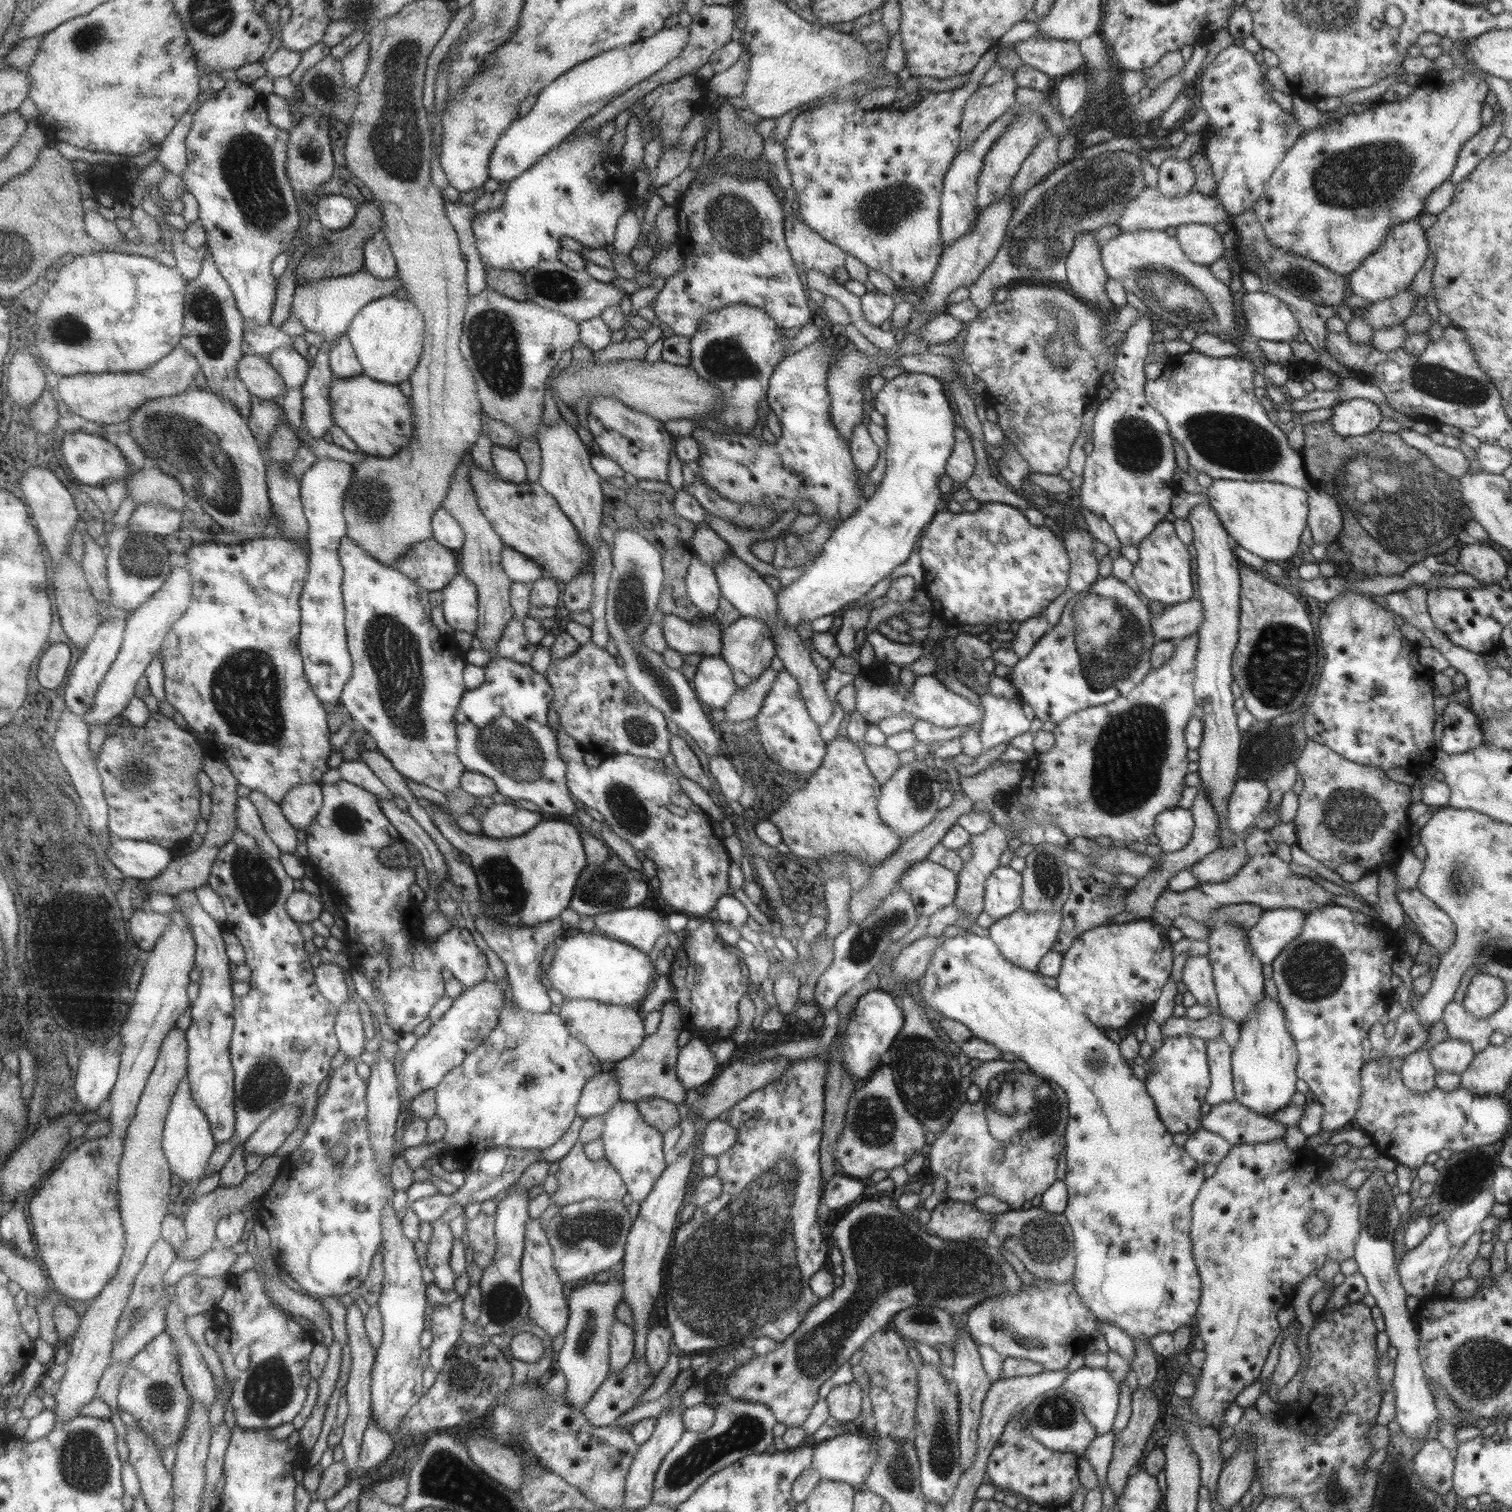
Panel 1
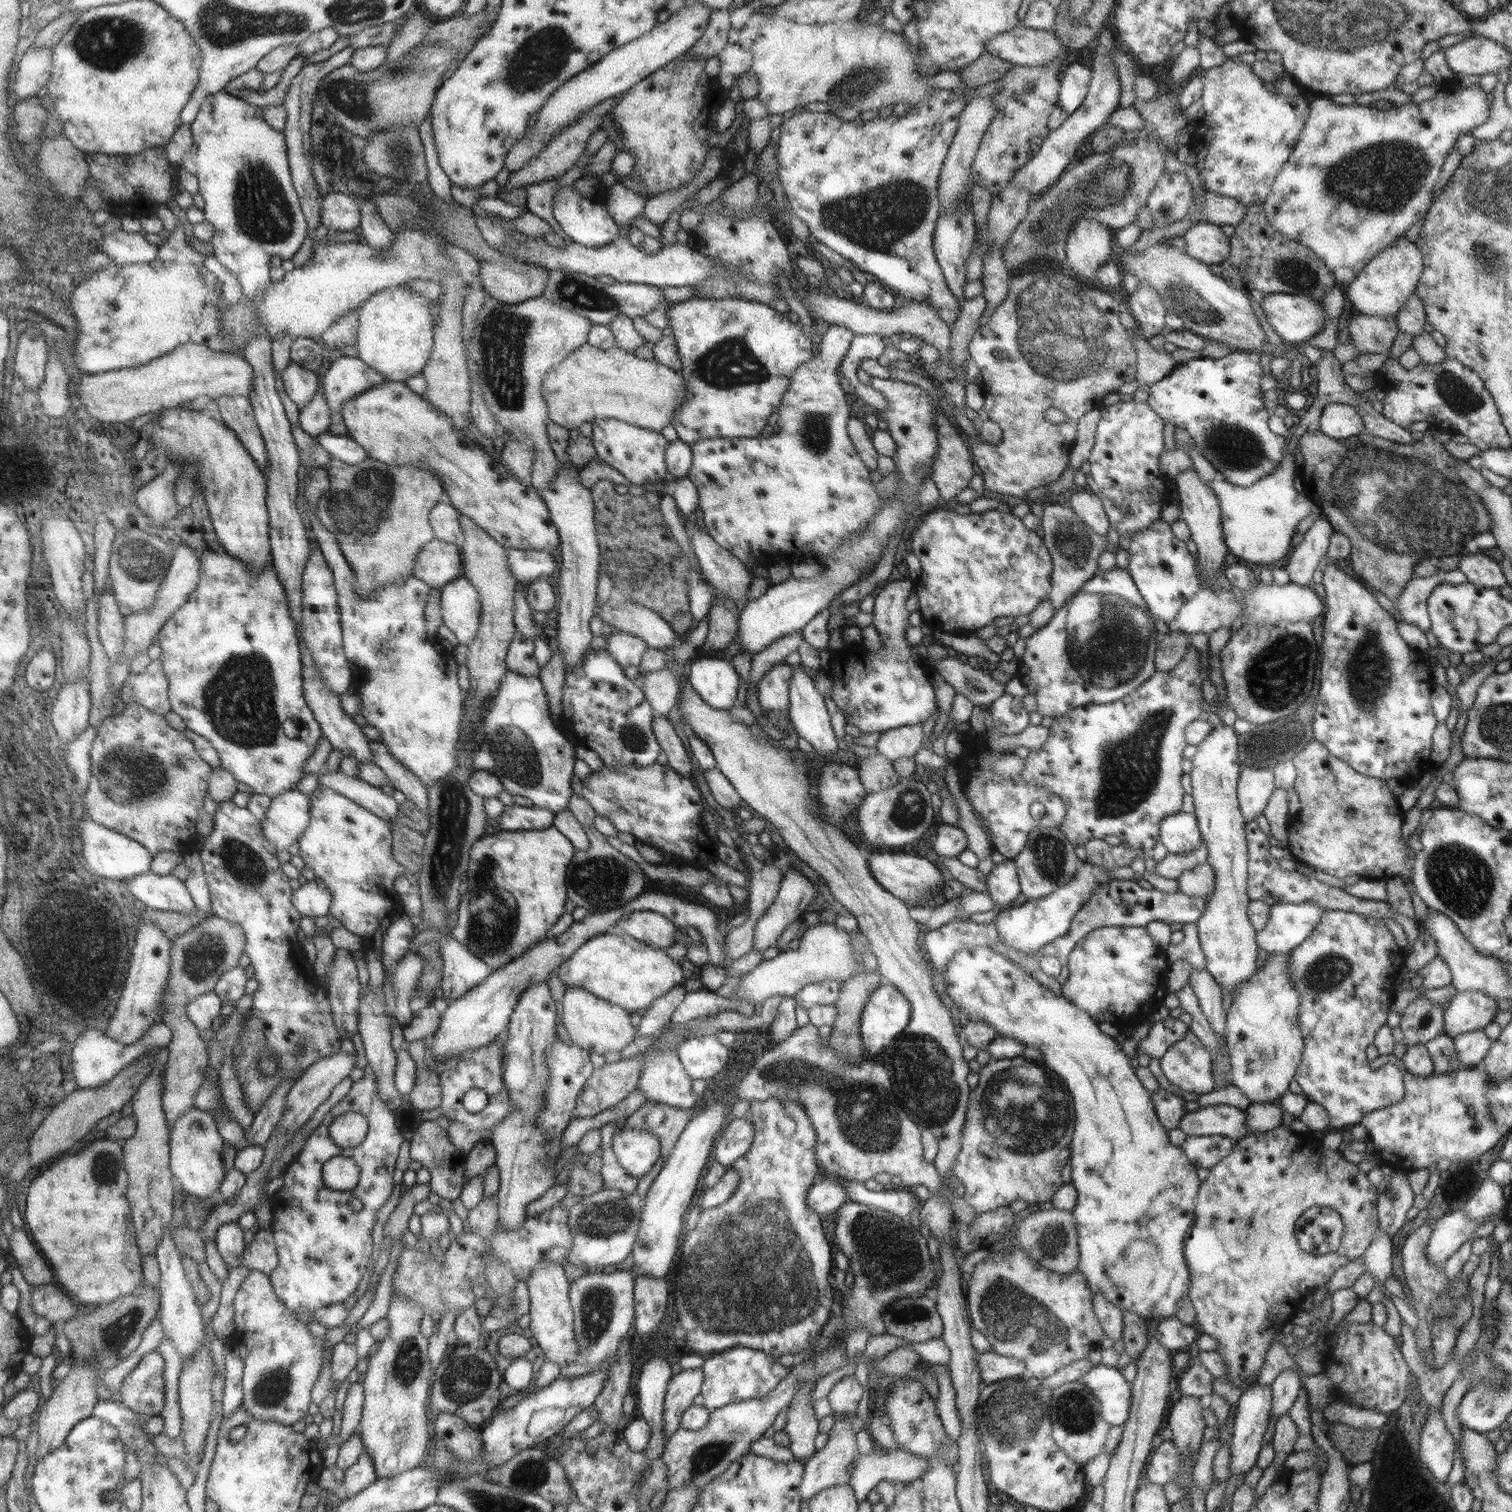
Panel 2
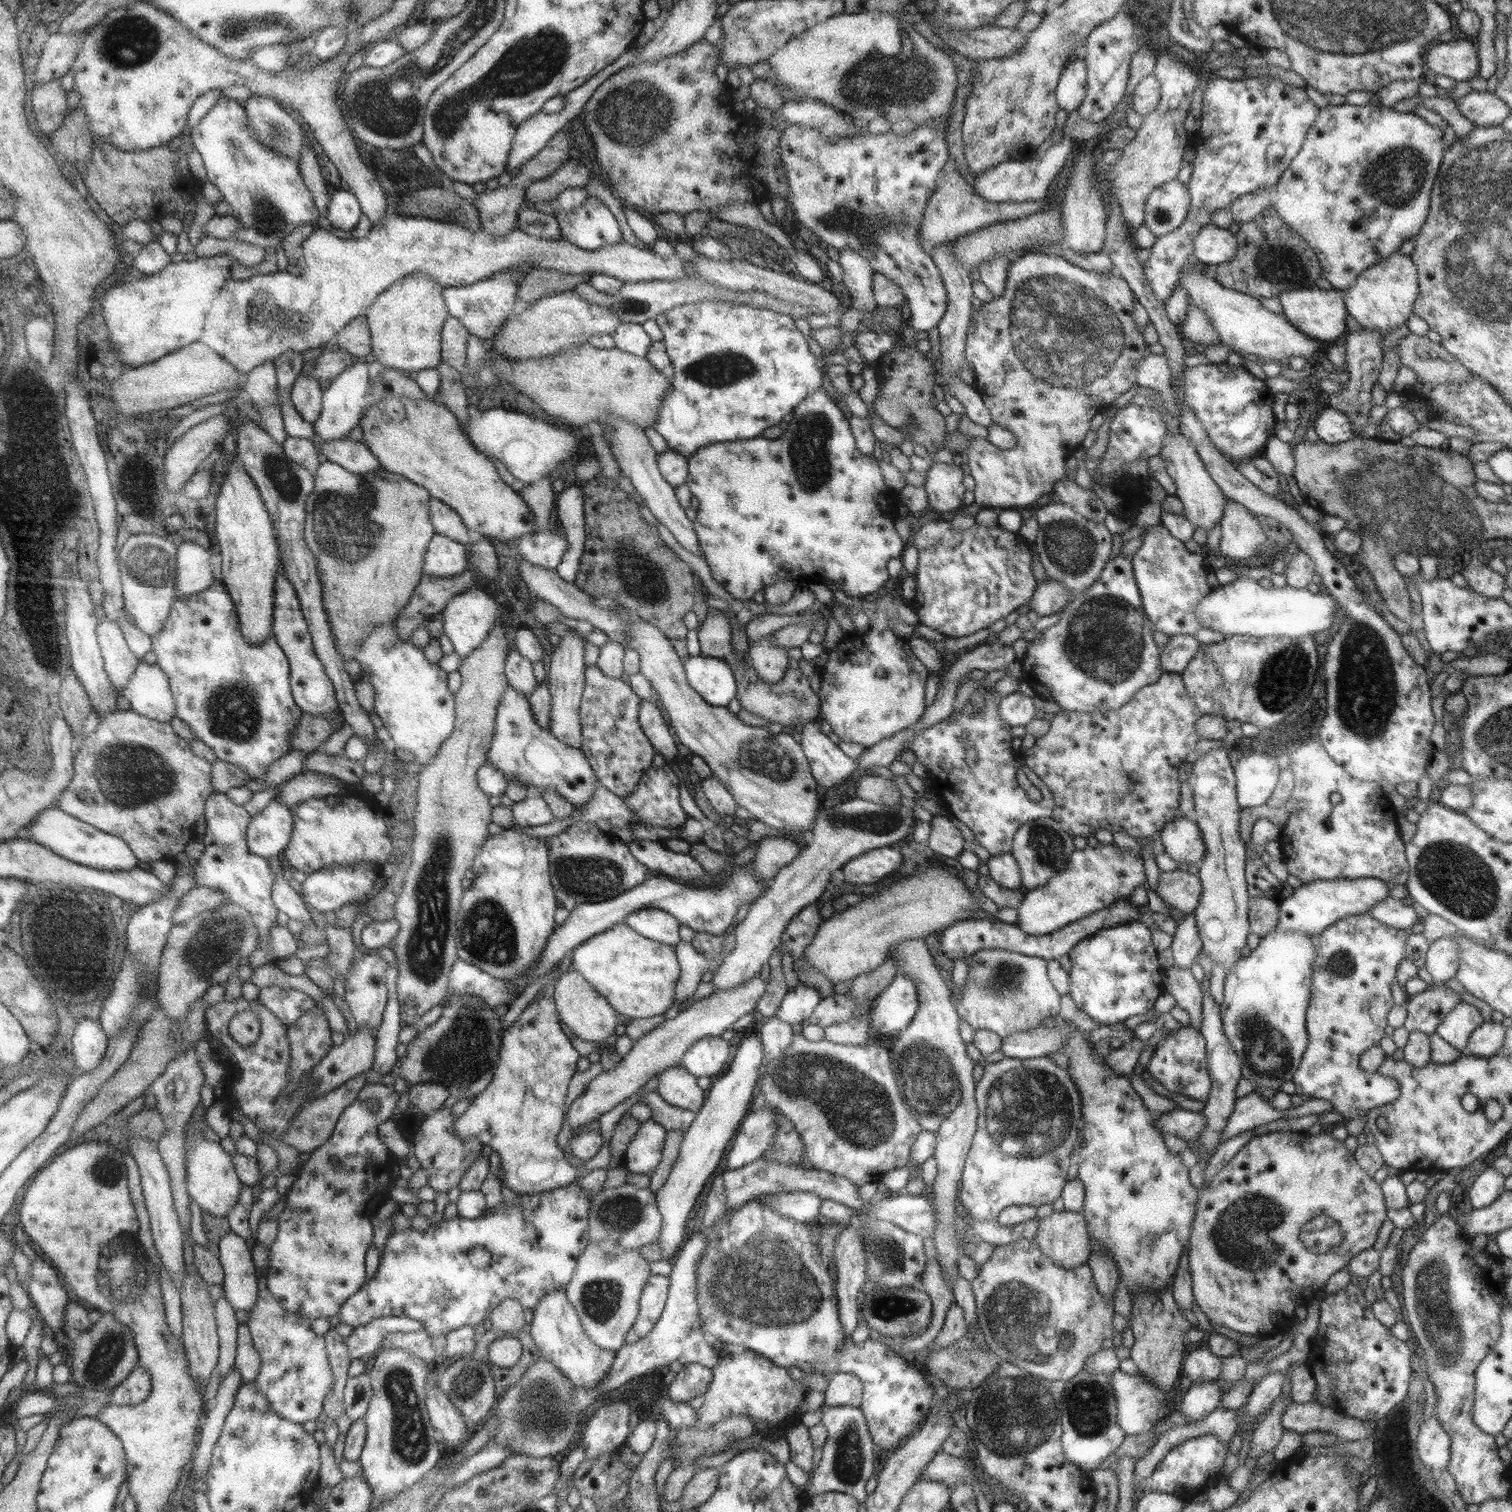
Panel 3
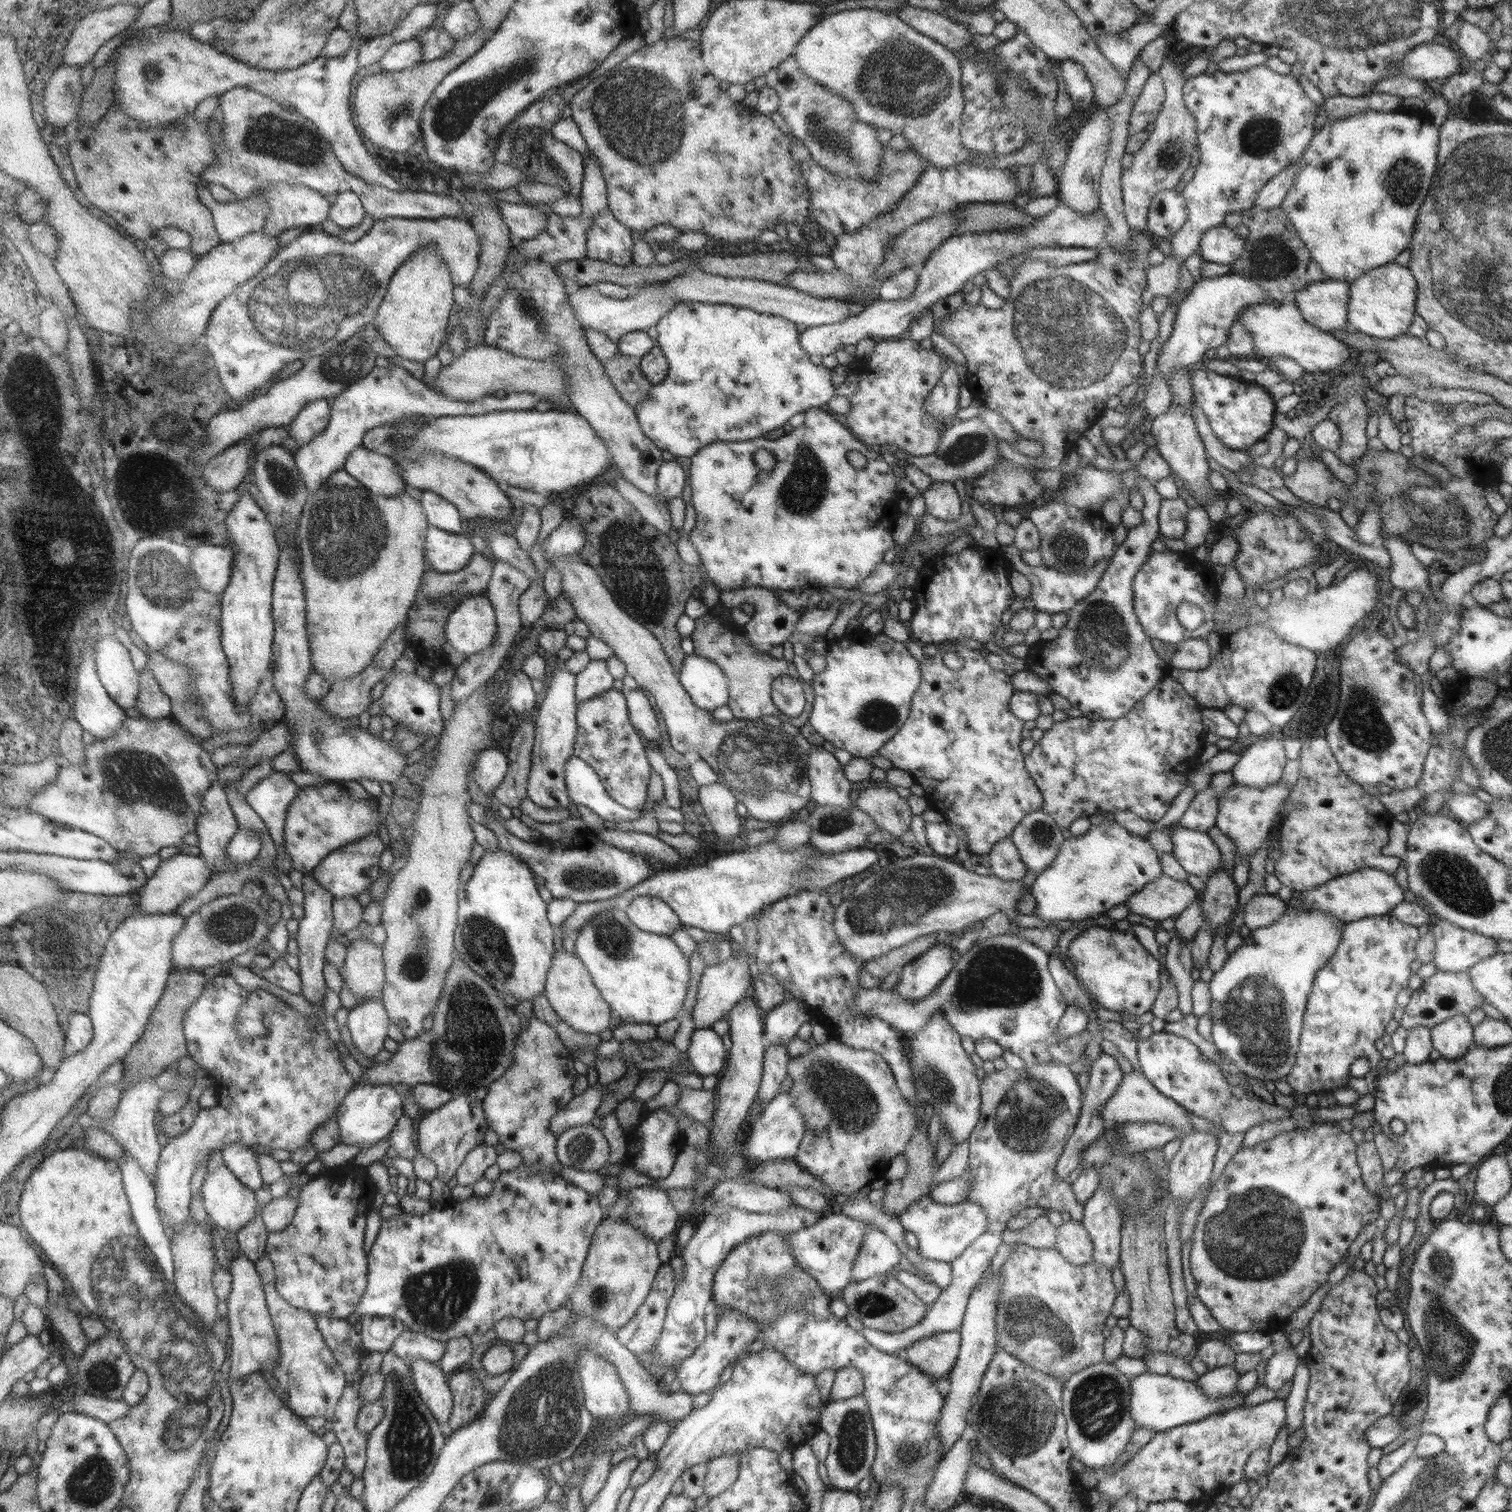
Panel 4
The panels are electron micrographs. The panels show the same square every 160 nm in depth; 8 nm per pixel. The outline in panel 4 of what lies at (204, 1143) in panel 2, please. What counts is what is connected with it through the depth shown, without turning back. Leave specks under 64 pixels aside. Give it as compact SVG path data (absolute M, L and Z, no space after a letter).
M224 1164L206 1174L200 1191L207 1219L227 1232L236 1234L259 1210L253 1191L241 1184Z

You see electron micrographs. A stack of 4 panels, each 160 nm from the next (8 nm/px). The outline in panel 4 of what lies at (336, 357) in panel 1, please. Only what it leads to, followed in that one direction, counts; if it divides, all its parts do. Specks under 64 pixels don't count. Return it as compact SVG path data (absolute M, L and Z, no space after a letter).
M398 365L387 368L375 367L365 376L359 376L349 383L347 389L333 398L330 407L328 425L318 434L301 444L293 454L297 473L301 483L309 494L315 494L317 489L327 481L337 470L342 470L347 456L361 444L361 437L370 428L392 424L404 416L423 416L434 418L440 416L475 416L499 410L531 410L539 396L529 392L507 393L504 398L488 395L477 400L461 402L451 400L435 390L429 389L421 380L411 377L409 373Z

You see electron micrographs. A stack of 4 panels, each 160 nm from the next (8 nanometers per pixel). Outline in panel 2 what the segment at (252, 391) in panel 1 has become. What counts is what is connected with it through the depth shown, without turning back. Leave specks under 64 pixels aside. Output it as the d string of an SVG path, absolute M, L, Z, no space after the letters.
M193 342L181 344L146 365L106 373L87 373L77 380L81 384L74 384L74 392L81 398L83 406L103 422L133 420L147 412L183 406L200 396L207 396L210 400L221 396L246 398L253 388L252 368L241 355L215 352Z

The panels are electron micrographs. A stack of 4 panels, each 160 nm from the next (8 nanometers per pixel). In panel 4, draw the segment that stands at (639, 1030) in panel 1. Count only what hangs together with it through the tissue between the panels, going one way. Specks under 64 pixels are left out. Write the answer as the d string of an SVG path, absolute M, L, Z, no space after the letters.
M563 947L554 950L542 991L555 1014L573 1030L597 1036L601 1030L609 1026L609 1005L601 998L586 966L574 952L568 952Z

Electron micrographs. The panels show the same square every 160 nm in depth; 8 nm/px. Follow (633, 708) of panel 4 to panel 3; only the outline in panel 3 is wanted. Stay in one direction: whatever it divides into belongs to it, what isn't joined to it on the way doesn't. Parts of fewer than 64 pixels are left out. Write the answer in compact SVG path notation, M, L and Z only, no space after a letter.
M641 699L636 717L654 752L660 754L669 765L673 765L676 755L675 740L669 734L659 708L655 703Z

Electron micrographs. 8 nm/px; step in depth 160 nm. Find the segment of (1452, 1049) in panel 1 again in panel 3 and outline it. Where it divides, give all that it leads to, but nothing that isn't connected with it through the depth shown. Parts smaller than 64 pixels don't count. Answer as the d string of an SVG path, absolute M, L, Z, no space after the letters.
M1482 1022L1467 1039L1463 1054L1488 1057L1501 1052L1506 1028L1500 1022Z

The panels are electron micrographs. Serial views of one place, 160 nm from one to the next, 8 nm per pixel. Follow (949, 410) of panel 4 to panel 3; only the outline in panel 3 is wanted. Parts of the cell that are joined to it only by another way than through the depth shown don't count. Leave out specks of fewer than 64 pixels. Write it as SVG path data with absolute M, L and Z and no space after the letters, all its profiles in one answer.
M948 240L941 246L934 248L929 252L930 257L933 259L935 266L937 266L942 278L947 297L947 308L943 317L939 320L936 329L939 331L939 354L941 355L941 376L945 382L949 381L949 375L961 371L964 362L964 345L966 340L966 331L970 325L971 319L971 281L969 280L969 270L965 270L954 259L952 255L952 246L954 240Z

